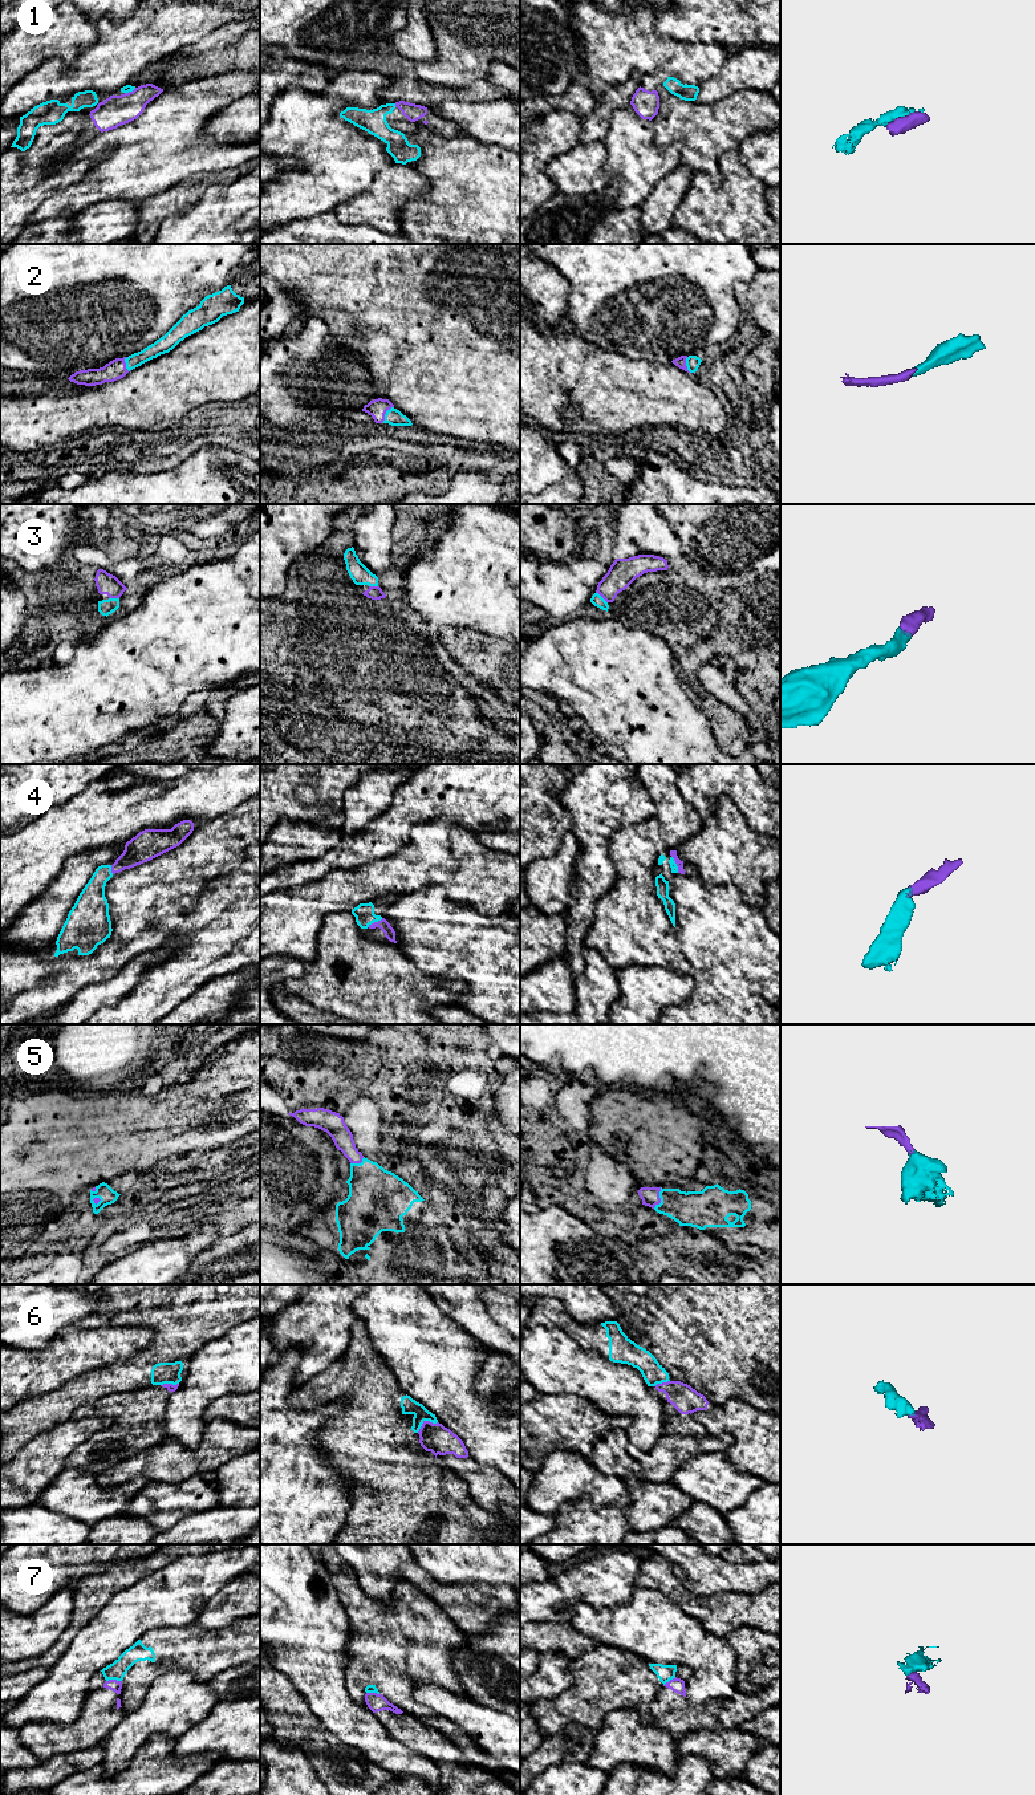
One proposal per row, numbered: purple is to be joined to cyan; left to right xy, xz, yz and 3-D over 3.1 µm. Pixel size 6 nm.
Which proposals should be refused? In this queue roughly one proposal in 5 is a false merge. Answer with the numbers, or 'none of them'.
6, 7

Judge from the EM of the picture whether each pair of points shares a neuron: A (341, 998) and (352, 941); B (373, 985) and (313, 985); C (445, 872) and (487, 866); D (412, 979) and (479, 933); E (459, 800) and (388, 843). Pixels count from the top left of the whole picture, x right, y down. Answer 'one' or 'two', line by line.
A: one
B: one
C: one
D: two
E: one

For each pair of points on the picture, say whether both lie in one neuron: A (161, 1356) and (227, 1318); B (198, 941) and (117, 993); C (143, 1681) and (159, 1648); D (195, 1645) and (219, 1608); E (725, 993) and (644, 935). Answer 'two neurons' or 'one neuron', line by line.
A: one neuron
B: two neurons
C: one neuron
D: two neurons
E: two neurons

